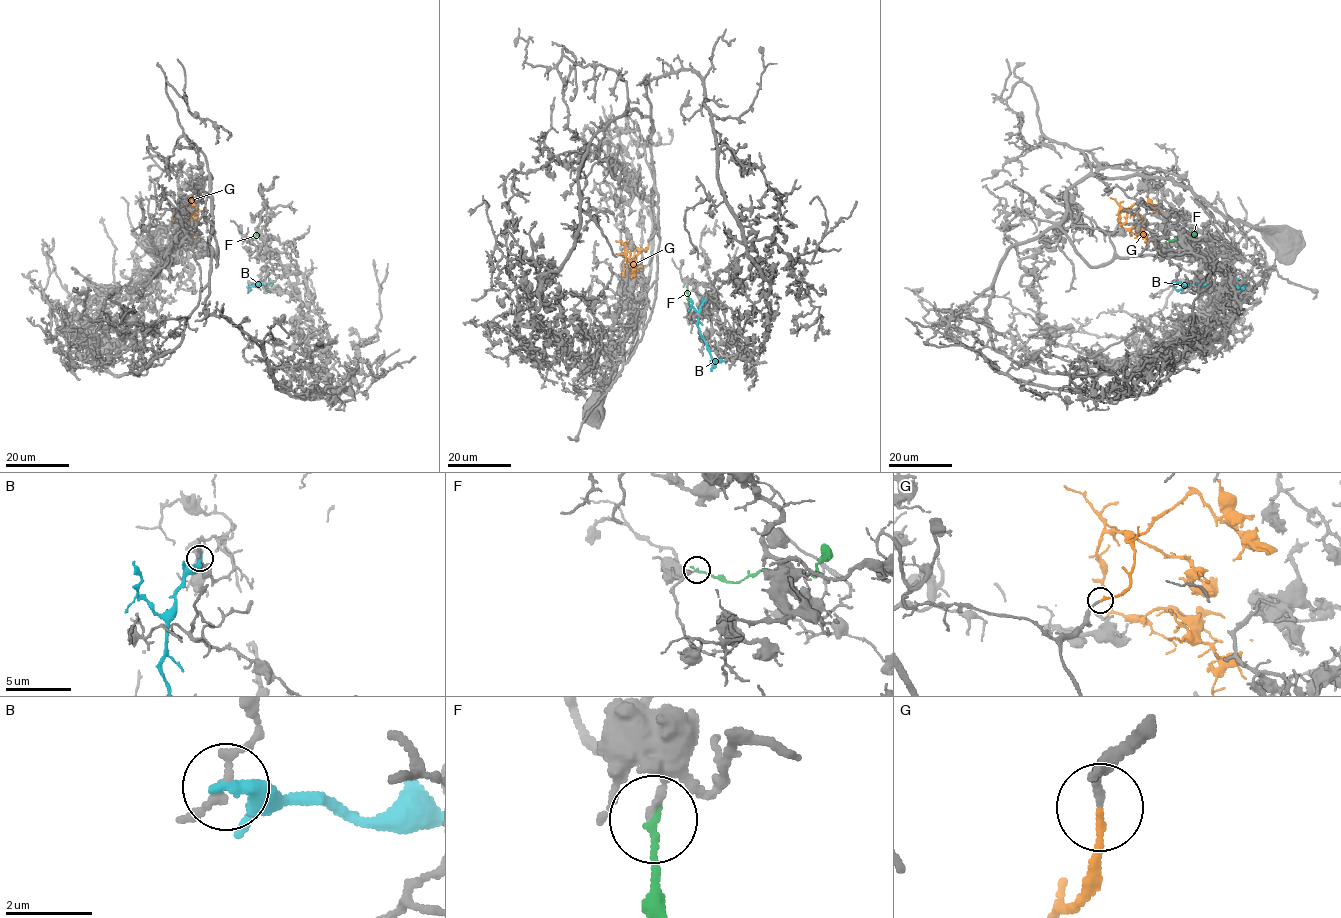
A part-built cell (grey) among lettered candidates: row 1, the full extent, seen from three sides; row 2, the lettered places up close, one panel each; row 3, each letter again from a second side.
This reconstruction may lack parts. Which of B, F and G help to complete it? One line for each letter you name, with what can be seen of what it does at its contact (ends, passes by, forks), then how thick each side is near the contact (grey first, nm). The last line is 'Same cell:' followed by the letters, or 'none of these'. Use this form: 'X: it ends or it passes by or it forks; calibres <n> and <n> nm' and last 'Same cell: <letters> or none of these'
G: it ends; calibres 180 and 170 nm
Same cell: G

